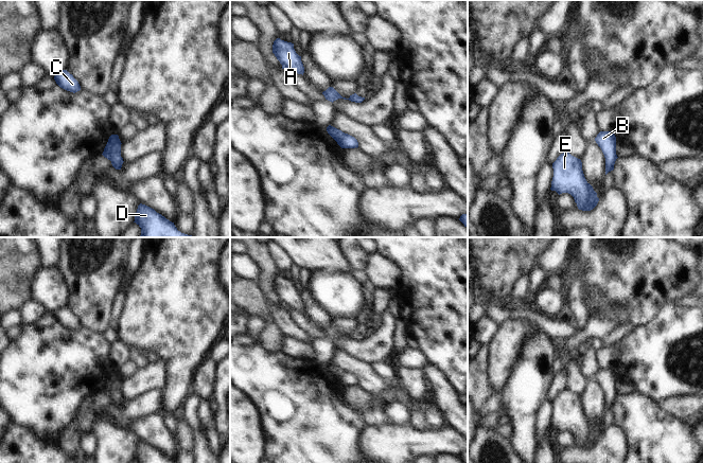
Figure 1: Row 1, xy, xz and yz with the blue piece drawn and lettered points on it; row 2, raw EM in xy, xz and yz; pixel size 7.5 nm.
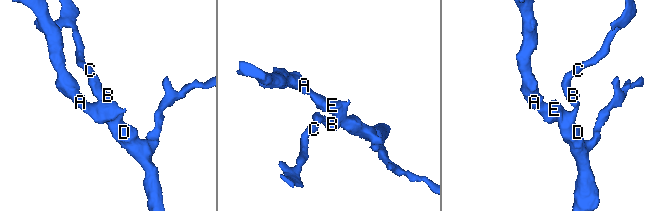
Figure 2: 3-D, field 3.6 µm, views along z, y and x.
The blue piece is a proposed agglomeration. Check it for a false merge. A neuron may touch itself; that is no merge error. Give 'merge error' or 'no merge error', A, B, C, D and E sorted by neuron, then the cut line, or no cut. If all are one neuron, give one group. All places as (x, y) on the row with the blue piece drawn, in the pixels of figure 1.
no merge error; groups A B C D E; cut none

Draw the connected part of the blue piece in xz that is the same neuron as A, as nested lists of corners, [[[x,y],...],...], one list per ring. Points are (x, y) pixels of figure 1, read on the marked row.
[[[277,38],[273,44],[273,53],[282,65],[282,69],[303,75],[304,67],[301,61],[301,56],[294,49],[294,43]]]

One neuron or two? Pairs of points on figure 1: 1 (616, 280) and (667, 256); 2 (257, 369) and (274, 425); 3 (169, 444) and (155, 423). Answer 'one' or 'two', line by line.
1: one
2: one
3: one

